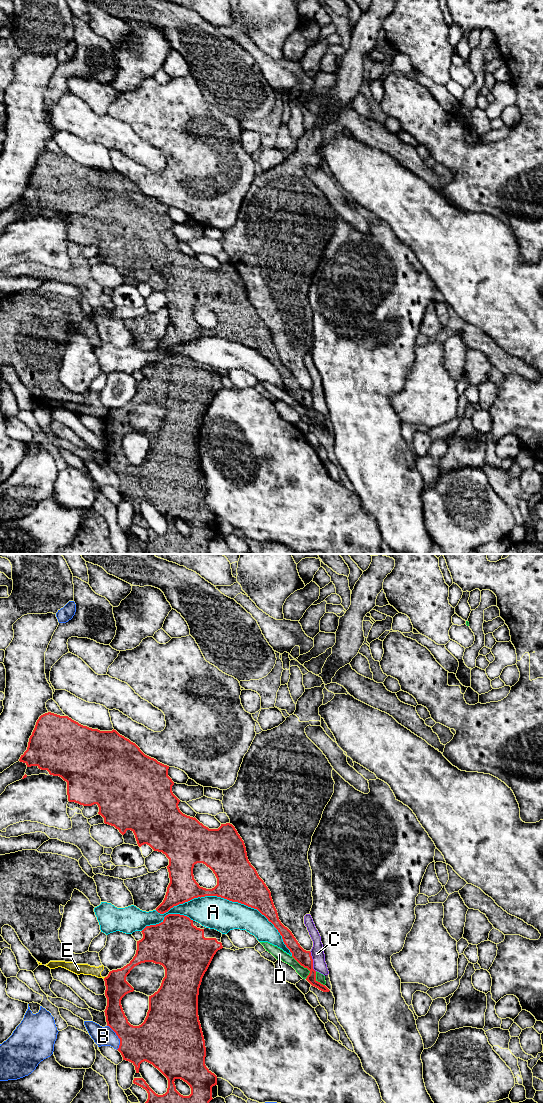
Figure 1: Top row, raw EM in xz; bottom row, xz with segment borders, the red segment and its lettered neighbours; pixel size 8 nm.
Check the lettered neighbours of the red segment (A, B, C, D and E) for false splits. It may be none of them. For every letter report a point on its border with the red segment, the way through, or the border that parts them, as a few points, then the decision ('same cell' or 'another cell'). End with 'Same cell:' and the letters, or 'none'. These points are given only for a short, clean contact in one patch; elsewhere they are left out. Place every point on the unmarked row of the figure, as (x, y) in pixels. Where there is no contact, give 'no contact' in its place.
A: meets red in xz at (221, 337); another cell
B: meets red in xz at (118, 477); border along xz (107, 465), (119, 479), (119, 487), (117, 489); another cell
C: meets red in xz at (312, 401); another cell
D: meets red in xz at (304, 407); border along xz (291, 396), (309, 411), (306, 418); another cell
E: meets red in xz at (105, 417); border along xz (107, 416), (103, 418); another cell
Same cell: none

